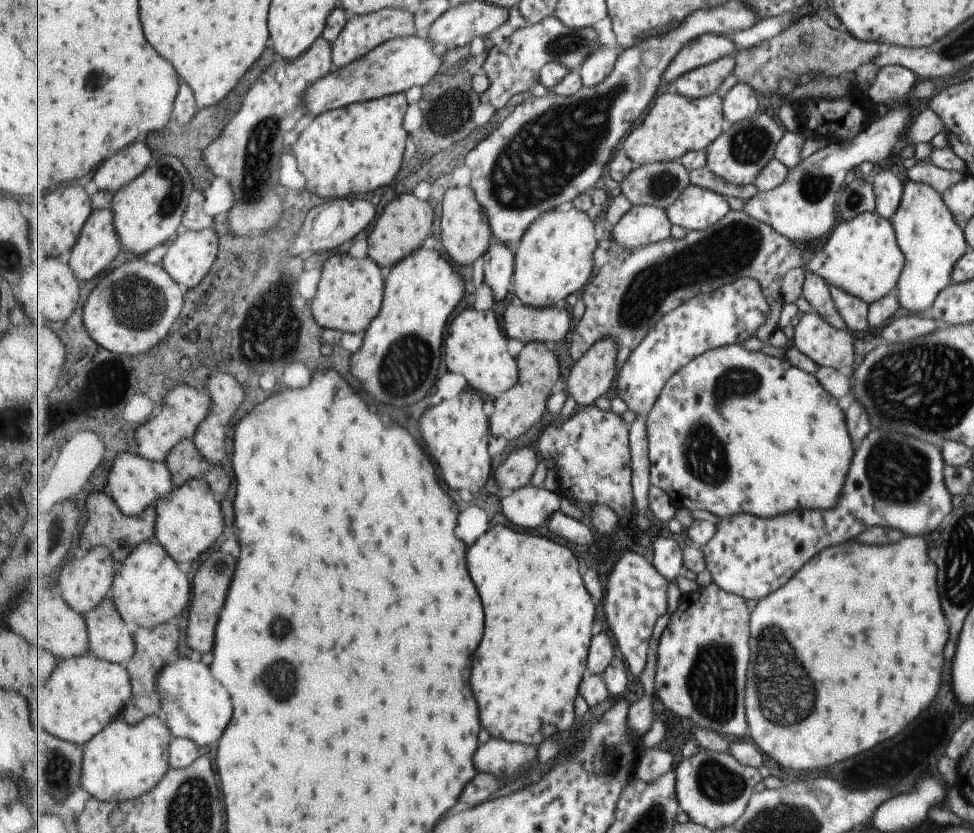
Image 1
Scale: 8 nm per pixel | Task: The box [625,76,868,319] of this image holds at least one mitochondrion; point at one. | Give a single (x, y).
(748, 143)

